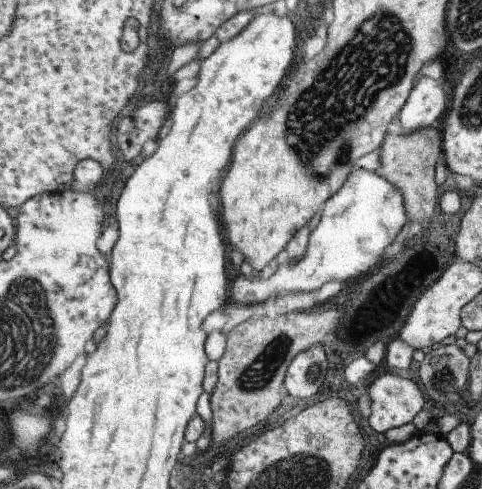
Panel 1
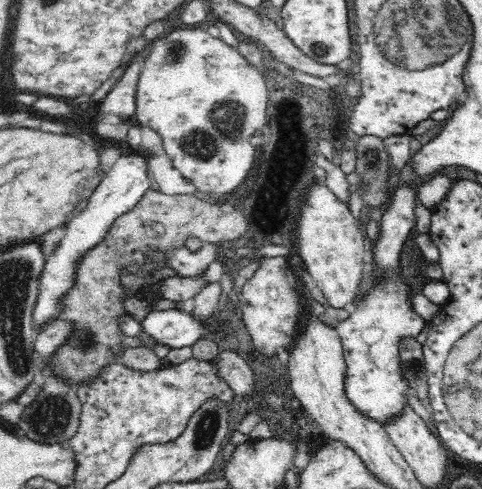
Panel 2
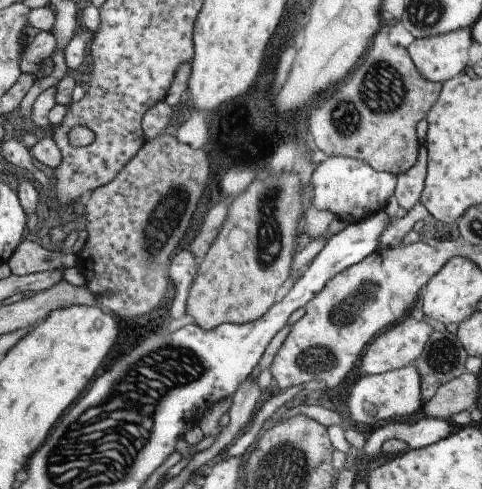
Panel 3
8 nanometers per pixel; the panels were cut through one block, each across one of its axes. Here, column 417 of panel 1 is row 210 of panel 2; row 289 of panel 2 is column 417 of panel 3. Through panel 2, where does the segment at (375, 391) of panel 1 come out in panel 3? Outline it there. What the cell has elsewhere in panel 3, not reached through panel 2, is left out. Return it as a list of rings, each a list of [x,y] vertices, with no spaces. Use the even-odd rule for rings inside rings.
[[[409,364],[409,366],[393,370],[393,372],[377,374],[377,376],[361,376],[351,386],[347,406],[349,406],[349,422],[355,428],[379,424],[379,422],[393,420],[393,418],[403,418],[403,416],[409,416],[415,410],[423,408],[421,378],[419,378],[415,364]]]

